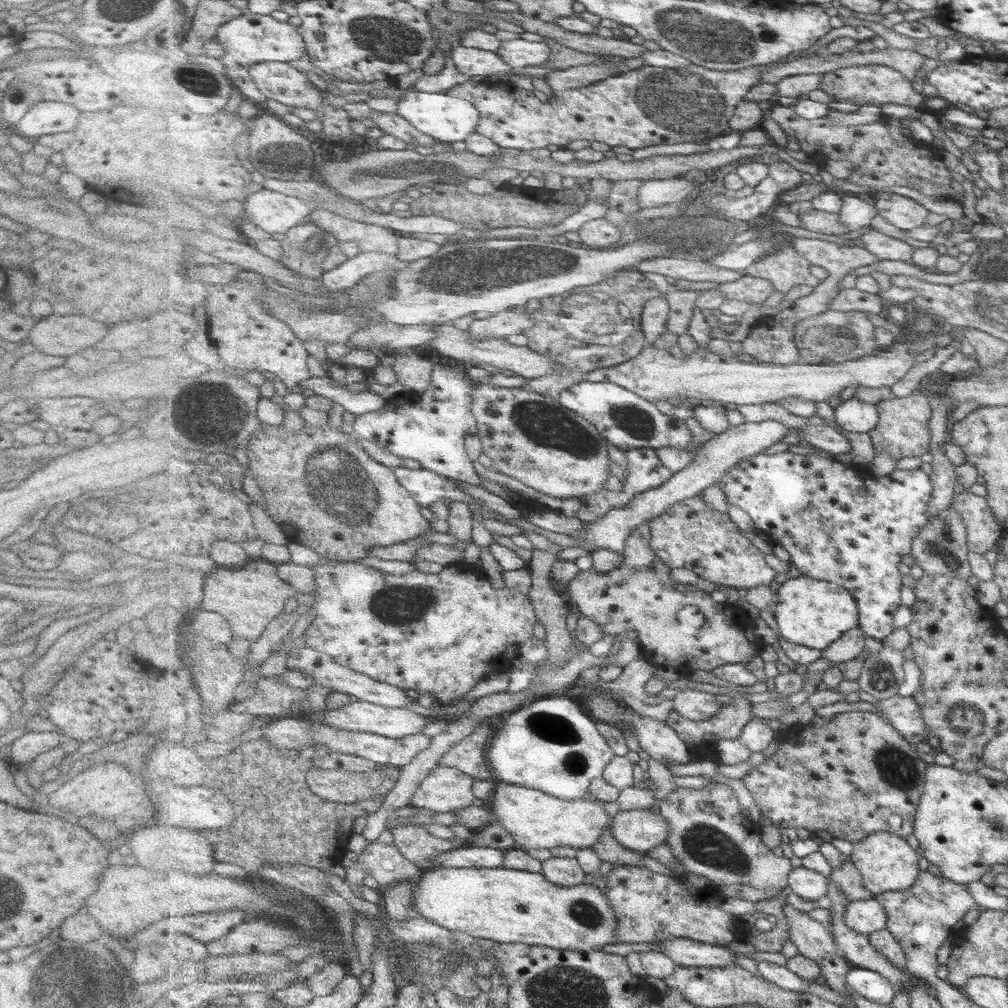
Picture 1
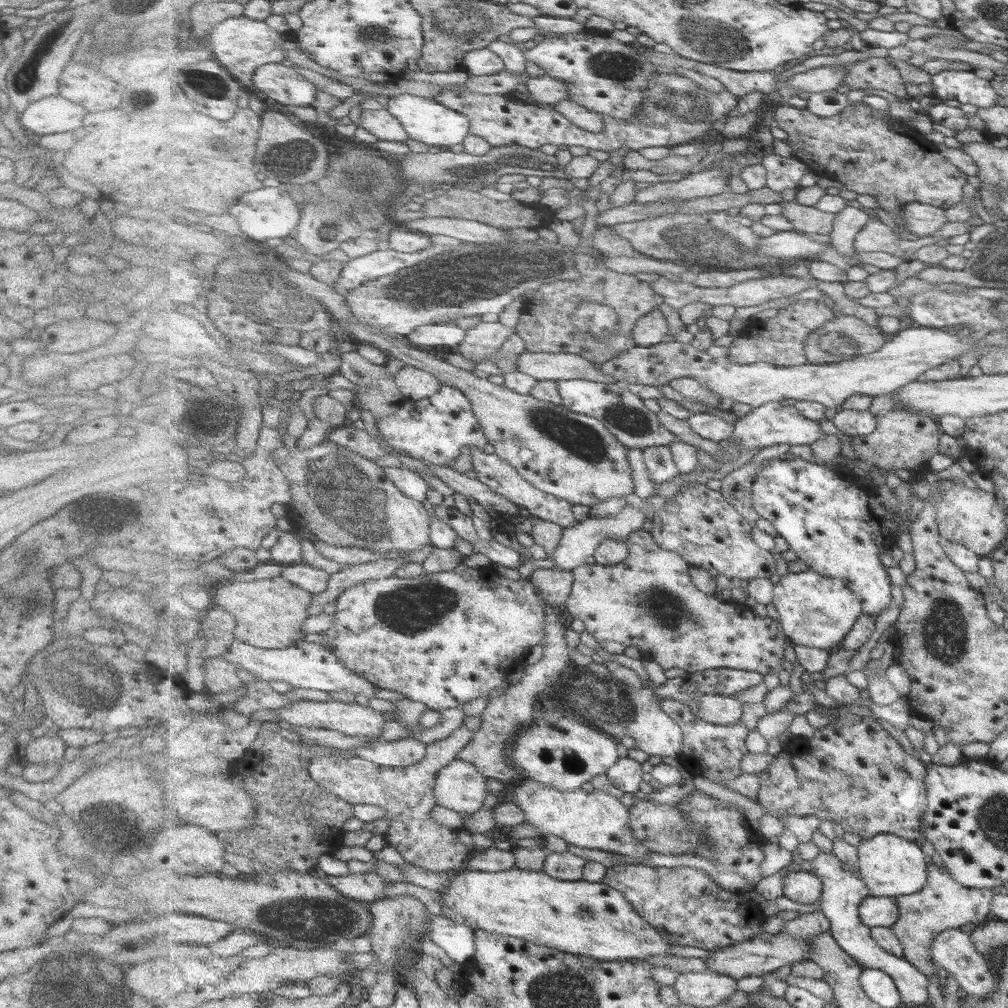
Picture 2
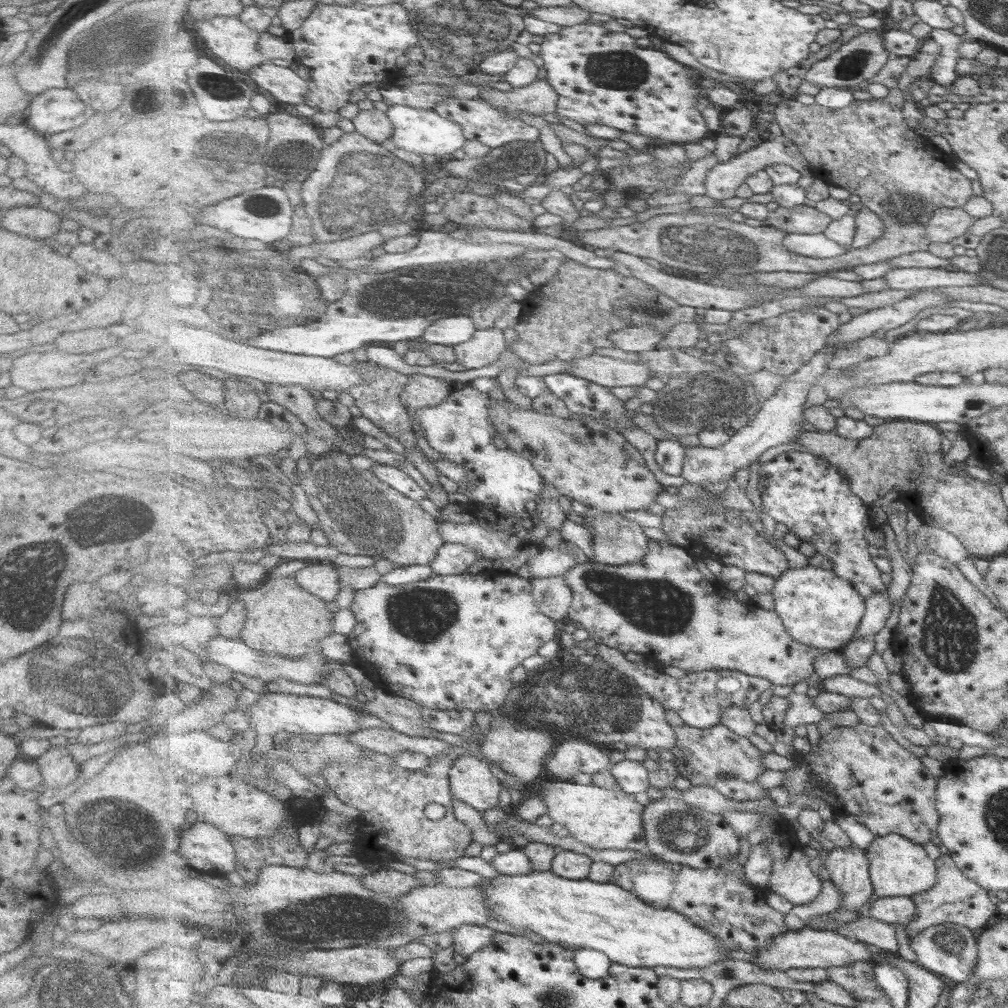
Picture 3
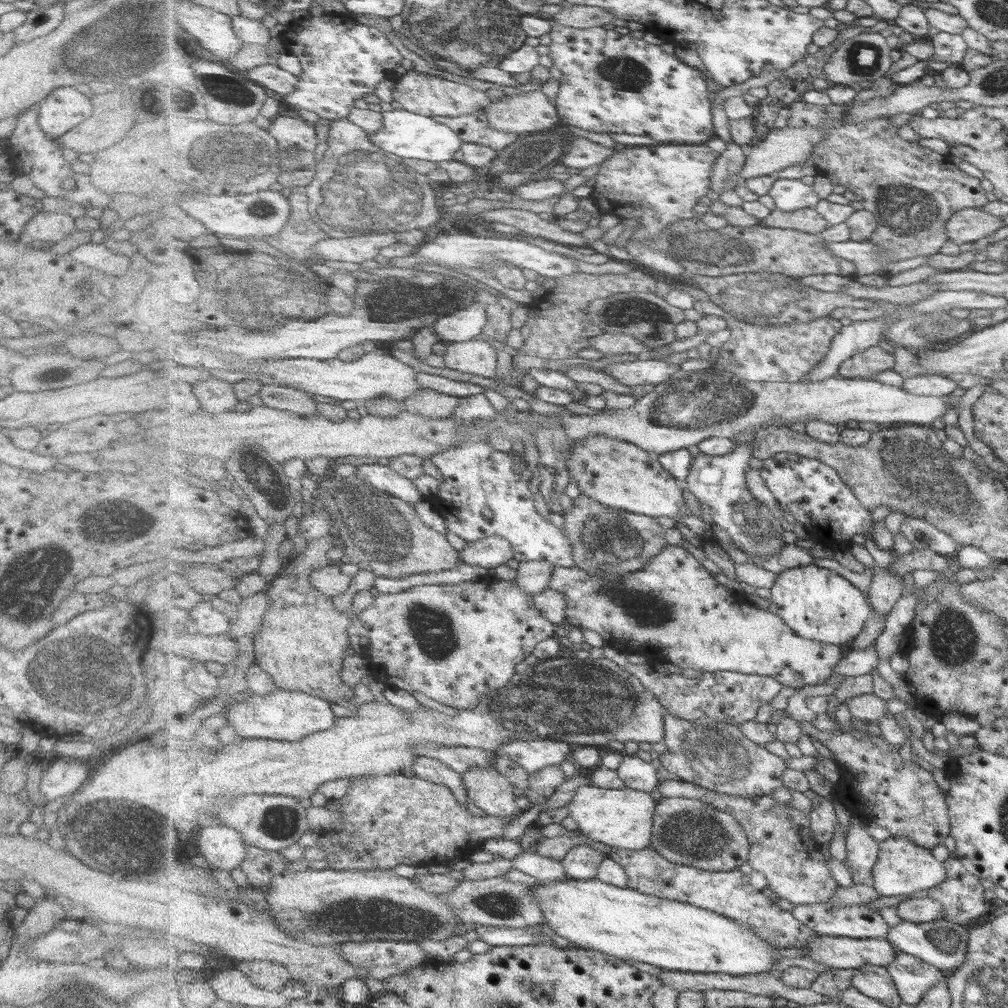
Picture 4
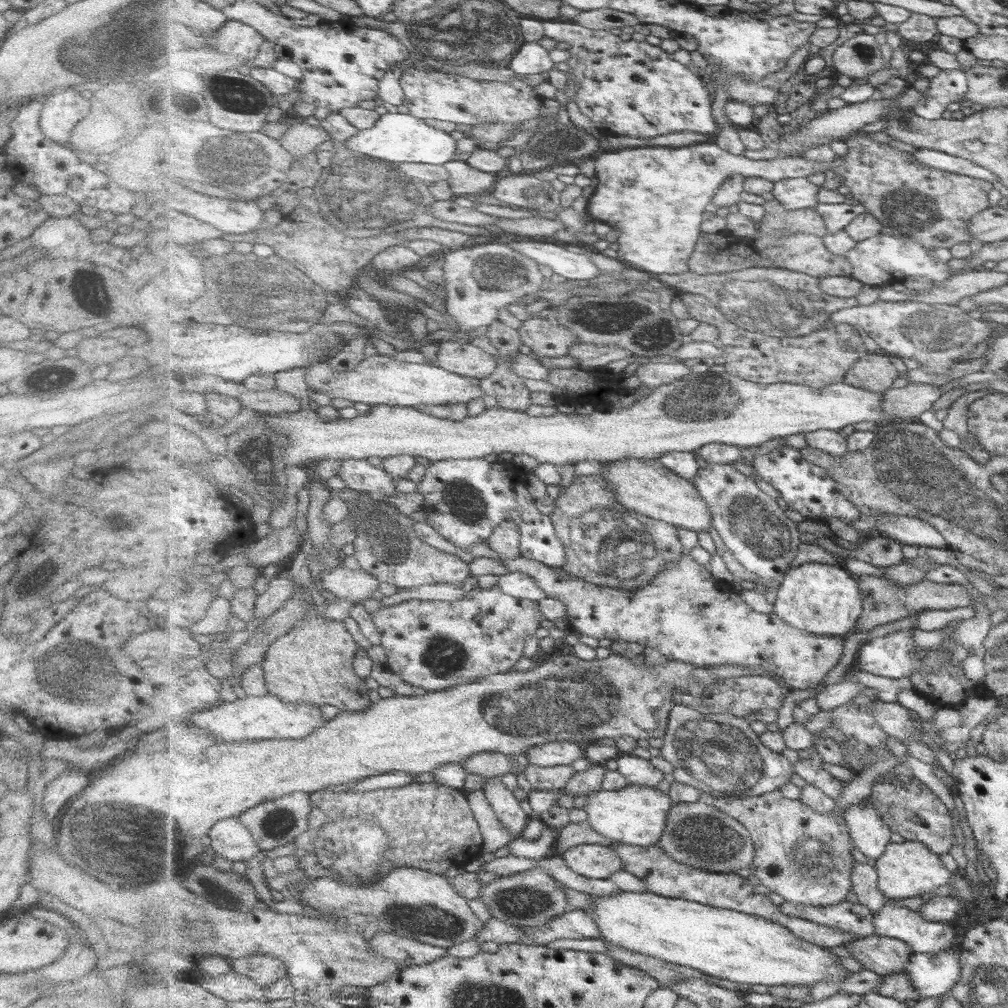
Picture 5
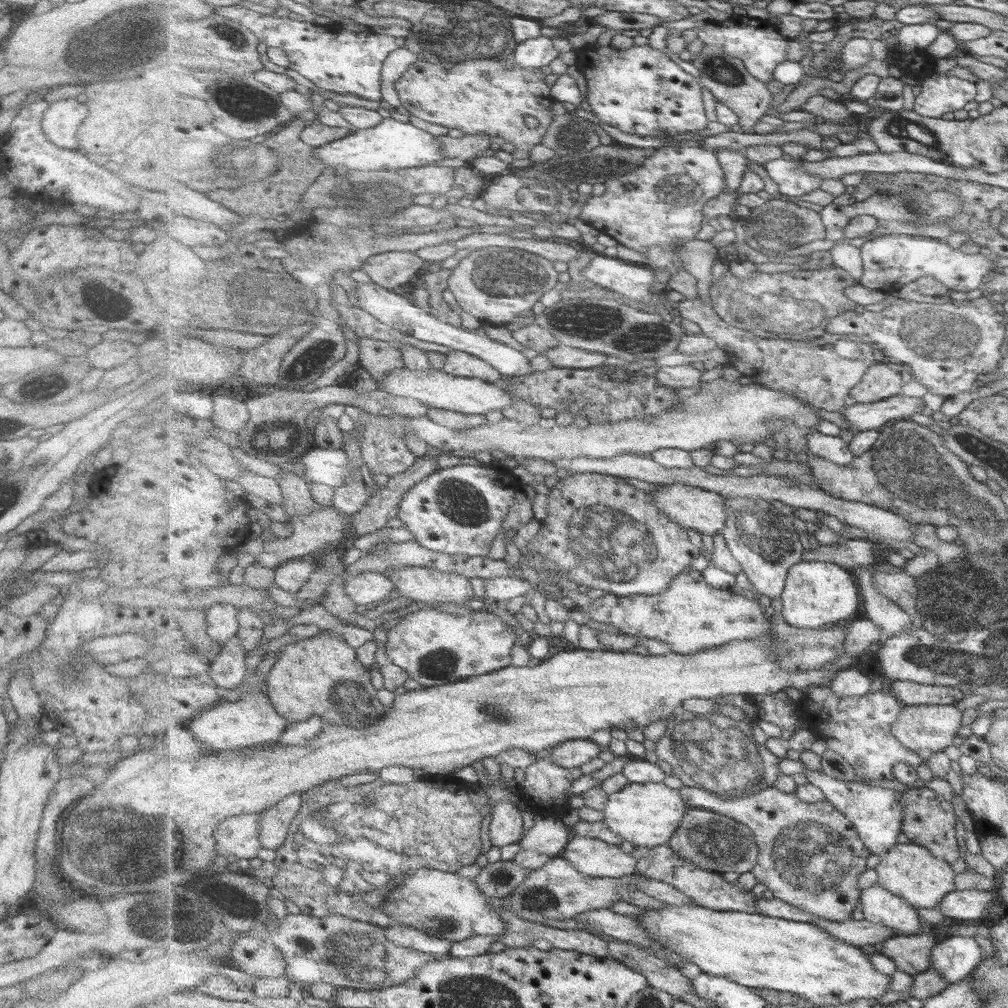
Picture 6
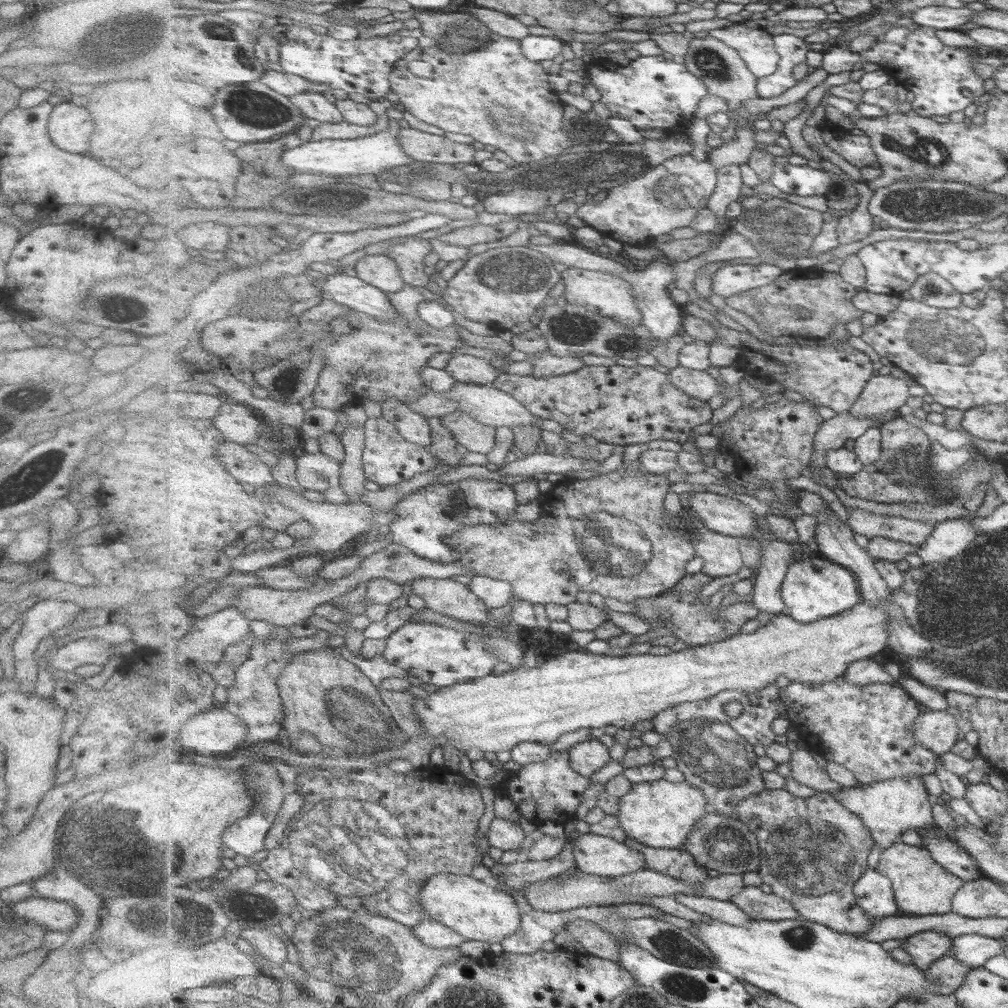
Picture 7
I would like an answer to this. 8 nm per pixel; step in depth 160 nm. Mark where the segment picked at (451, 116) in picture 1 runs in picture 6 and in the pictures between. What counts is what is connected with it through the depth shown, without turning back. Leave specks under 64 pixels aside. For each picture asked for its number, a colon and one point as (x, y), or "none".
2: (429, 121)
3: (423, 131)
4: (408, 135)
5: (398, 138)
6: (394, 144)

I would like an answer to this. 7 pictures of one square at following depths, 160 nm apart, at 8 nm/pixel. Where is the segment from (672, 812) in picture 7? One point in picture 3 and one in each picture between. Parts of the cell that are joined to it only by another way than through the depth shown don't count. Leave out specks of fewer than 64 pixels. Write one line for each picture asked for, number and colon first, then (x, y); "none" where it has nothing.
3: (606, 819)
4: (623, 818)
5: (637, 815)
6: (649, 815)

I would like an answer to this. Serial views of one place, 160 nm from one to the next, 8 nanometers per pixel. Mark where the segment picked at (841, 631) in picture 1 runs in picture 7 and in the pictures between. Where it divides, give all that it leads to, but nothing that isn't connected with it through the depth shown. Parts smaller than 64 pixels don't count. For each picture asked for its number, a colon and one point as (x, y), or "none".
2: (818, 611)
3: (821, 609)
4: (821, 605)
5: (826, 600)
6: (818, 594)
7: (819, 588)

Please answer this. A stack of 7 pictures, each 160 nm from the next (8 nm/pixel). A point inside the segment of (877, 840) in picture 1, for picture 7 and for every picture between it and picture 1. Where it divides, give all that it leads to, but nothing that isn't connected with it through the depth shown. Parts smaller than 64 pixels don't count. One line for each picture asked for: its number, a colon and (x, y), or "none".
2: (890, 865)
3: (900, 867)
4: (905, 867)
5: (908, 869)
6: (912, 871)
7: (923, 886)

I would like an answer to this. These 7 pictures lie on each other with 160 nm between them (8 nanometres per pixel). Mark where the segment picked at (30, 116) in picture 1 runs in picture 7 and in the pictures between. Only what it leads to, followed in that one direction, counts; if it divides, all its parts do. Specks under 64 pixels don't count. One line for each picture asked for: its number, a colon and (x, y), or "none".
2: (54, 114)
3: (57, 109)
4: (64, 108)
5: (62, 112)
6: (61, 121)
7: (70, 126)

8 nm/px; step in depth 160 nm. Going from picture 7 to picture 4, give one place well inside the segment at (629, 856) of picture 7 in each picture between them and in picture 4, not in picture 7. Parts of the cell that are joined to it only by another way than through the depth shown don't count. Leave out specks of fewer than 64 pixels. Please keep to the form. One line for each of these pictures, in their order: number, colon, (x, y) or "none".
4: (583, 863)
5: (597, 861)
6: (595, 857)

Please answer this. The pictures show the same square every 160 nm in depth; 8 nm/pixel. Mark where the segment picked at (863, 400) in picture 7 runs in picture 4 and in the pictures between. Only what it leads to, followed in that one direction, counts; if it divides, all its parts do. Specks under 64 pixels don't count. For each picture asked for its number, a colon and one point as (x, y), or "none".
4: (873, 361)
5: (875, 371)
6: (881, 381)

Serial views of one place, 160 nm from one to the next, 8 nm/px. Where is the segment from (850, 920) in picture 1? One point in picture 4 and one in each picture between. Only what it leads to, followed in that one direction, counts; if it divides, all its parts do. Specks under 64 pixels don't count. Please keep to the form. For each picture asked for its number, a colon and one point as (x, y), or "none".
2: (876, 911)
3: (895, 910)
4: (918, 910)

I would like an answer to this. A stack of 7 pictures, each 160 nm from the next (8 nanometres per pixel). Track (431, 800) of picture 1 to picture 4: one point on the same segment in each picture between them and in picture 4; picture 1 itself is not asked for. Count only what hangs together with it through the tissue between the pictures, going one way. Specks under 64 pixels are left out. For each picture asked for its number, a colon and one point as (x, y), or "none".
2: (462, 787)
3: (473, 781)
4: (488, 789)

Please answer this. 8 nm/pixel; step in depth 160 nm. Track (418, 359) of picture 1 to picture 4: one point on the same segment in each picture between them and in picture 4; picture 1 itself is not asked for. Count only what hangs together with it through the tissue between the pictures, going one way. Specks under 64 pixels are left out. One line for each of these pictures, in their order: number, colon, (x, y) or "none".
2: (417, 384)
3: (423, 391)
4: (430, 403)

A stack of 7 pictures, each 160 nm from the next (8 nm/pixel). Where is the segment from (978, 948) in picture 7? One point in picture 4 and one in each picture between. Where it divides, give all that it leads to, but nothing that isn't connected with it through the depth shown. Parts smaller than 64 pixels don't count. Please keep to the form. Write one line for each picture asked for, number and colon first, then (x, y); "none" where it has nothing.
4: (914, 977)
5: (933, 975)
6: (955, 958)

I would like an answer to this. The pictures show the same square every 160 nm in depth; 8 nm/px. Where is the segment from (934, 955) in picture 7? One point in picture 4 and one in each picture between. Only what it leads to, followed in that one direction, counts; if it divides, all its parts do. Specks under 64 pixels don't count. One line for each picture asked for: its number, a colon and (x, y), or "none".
4: (843, 953)
5: (887, 956)
6: (913, 954)

